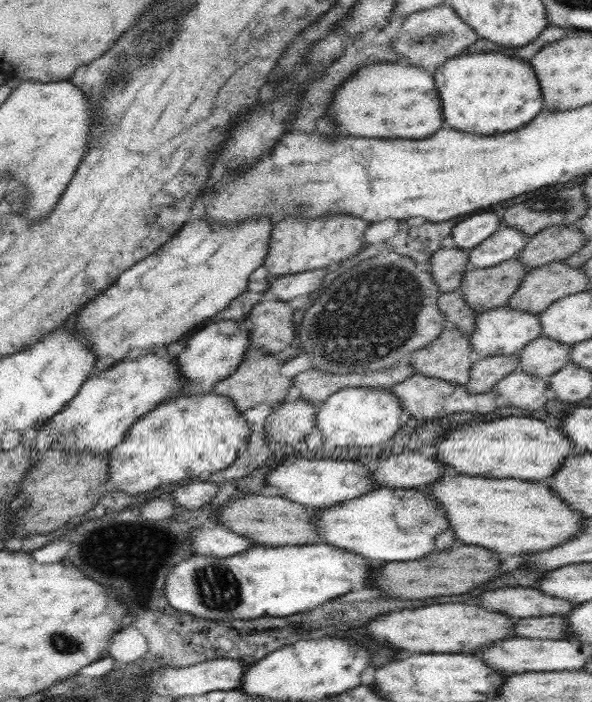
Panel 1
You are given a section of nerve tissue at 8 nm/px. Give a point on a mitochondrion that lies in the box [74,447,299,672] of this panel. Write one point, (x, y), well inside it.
(214, 587)

